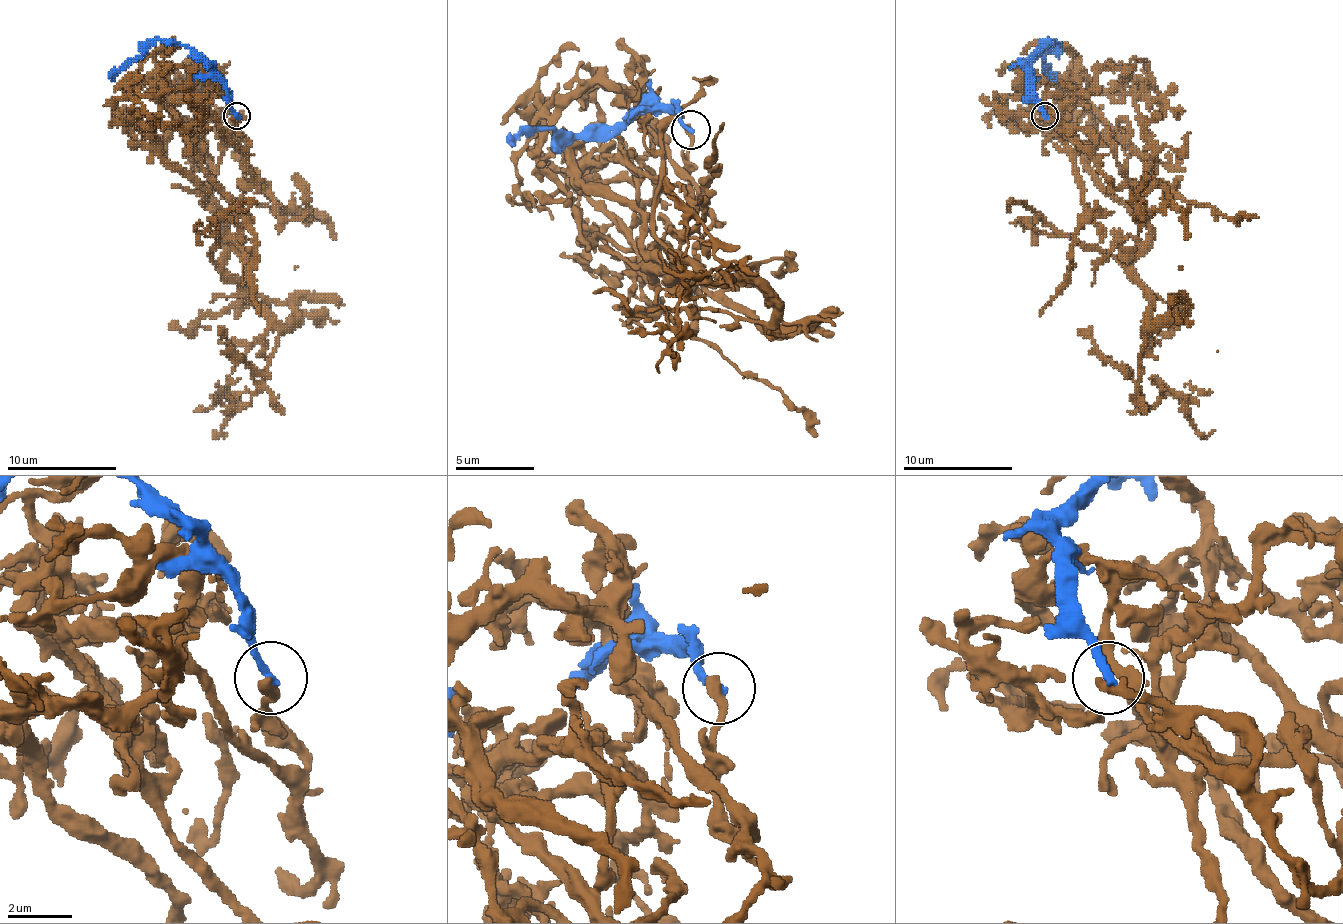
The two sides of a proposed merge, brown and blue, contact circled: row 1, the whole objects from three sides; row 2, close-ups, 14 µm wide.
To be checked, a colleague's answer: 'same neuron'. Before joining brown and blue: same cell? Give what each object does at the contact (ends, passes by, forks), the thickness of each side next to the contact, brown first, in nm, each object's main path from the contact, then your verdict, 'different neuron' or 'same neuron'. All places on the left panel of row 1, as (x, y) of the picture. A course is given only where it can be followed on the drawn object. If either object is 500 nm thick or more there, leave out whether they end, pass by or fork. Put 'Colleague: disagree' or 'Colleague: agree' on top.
Colleague: disagree
brown ends; blue ends; calibres 360 and 280 nm; course brown (234, 116), (207, 108), (215, 78), (196, 141), (224, 272), (278, 332), (215, 430); course blue (237, 116), (221, 75), (183, 45), (158, 40), (122, 67), (112, 81); different neuron

